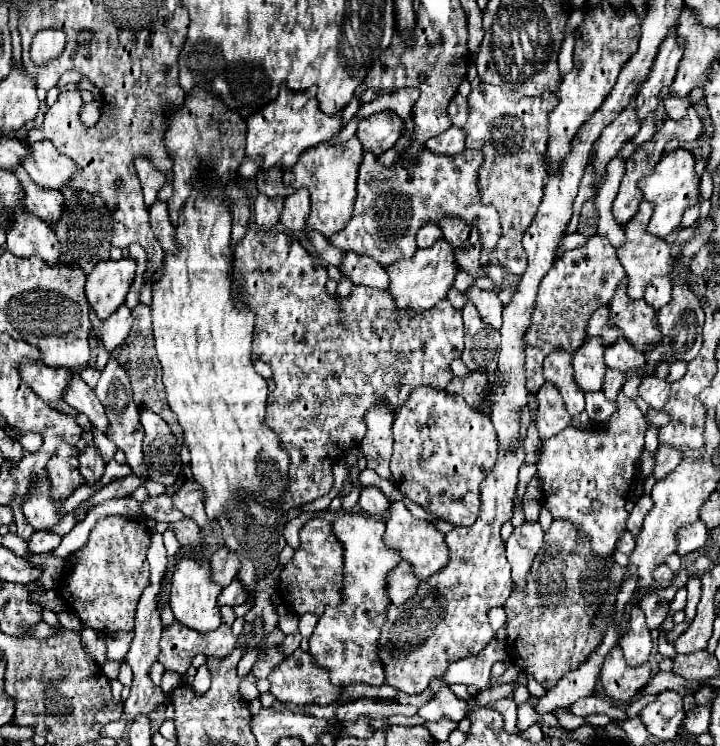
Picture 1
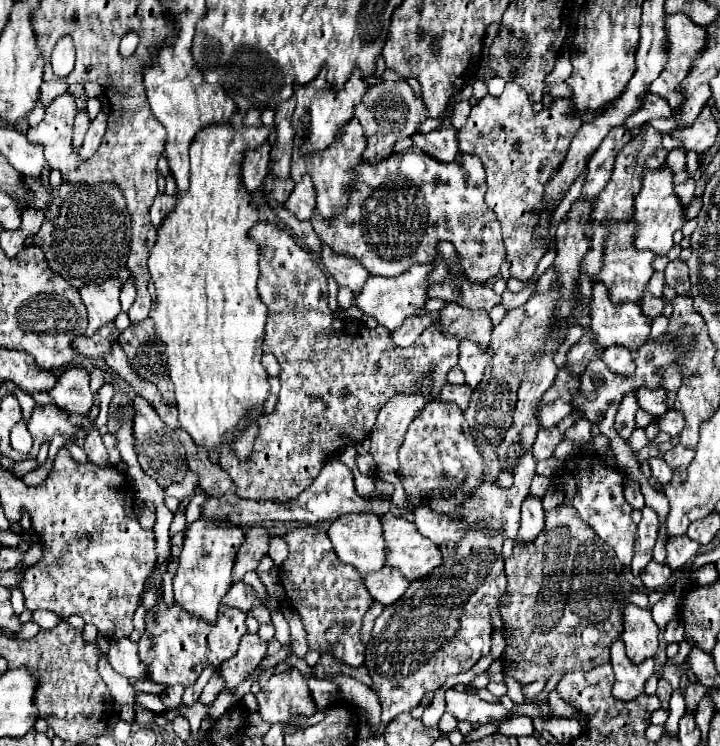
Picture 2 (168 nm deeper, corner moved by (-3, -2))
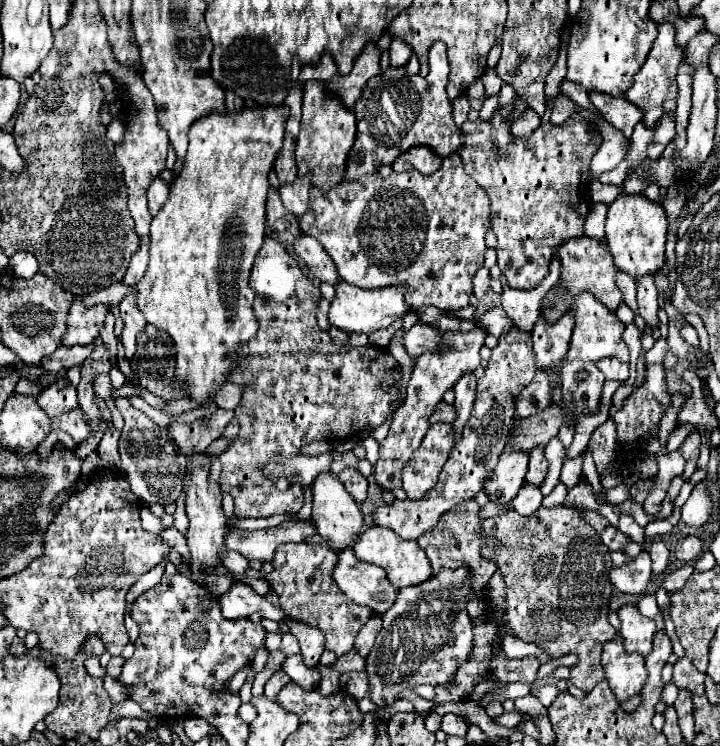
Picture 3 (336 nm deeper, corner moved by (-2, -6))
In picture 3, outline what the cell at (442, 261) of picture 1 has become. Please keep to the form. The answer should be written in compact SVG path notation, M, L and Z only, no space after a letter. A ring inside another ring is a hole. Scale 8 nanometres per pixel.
M340 282L336 288L336 298L330 304L330 312L328 312L328 320L332 326L346 330L346 332L364 332L364 334L372 334L376 330L384 330L388 328L394 320L402 318L404 314L408 314L408 304L404 300L406 294L406 286L386 286L386 288L376 288L376 290L364 290L358 286L352 286L348 282Z

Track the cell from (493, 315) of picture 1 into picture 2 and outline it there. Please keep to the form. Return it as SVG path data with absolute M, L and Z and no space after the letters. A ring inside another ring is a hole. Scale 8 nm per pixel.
M447 304L443 310L439 310L439 318L437 318L437 326L441 328L443 334L457 336L459 340L463 338L477 340L477 344L483 349L487 348L493 332L493 324L487 312L469 310L459 304Z

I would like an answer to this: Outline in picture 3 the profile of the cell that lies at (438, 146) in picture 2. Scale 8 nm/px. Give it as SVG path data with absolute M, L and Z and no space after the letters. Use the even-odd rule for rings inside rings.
M412 146L406 152L402 152L396 160L394 160L394 170L396 172L404 172L408 168L416 168L422 174L432 174L436 170L442 168L442 158L436 156L436 152L428 146Z

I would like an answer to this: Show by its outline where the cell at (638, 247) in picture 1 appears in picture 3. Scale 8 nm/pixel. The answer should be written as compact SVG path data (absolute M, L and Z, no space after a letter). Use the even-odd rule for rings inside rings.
M590 236L570 238L570 240L560 248L558 256L560 256L560 260L562 260L562 274L560 274L560 276L564 276L564 280L568 280L568 288L570 288L570 290L568 290L568 296L564 296L564 300L560 302L560 308L556 308L556 312L562 310L562 308L568 308L570 302L572 302L572 296L578 296L580 292L586 292L586 290L592 292L592 294L594 294L602 304L606 304L606 306L612 308L612 310L616 310L616 308L624 302L622 292L620 292L620 288L616 286L616 274L618 274L620 270L614 266L614 260L612 260L612 254L610 254L606 242L600 242L600 240L590 238Z

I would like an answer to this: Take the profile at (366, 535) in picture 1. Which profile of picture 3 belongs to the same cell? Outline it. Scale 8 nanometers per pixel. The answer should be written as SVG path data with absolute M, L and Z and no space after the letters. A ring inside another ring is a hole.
M334 474L318 476L312 484L312 492L314 492L312 516L316 516L316 530L326 542L330 542L330 546L336 552L340 552L342 548L350 546L360 536L360 532L364 528L362 512L360 512L358 504L352 500L352 496L346 492L346 488L340 484L338 476L334 476Z

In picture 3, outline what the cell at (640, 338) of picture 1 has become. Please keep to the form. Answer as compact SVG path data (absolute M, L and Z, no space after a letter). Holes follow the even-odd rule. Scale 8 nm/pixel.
M584 292L580 296L574 298L572 302L572 310L576 312L576 324L572 330L572 340L570 340L570 350L568 350L568 360L592 360L598 362L602 358L610 358L616 356L618 360L628 360L628 346L622 340L622 332L626 328L626 324L622 324L618 320L618 316L604 308L604 304L600 304L600 300L596 300L590 292Z

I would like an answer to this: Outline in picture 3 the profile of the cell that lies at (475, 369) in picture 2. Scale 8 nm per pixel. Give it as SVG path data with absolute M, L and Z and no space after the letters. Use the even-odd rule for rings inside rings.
M472 372L462 374L462 378L454 384L454 394L456 394L456 402L454 408L458 412L458 418L454 420L454 428L456 428L456 440L460 438L460 432L472 412L474 406L474 396L476 396L476 382L478 378Z

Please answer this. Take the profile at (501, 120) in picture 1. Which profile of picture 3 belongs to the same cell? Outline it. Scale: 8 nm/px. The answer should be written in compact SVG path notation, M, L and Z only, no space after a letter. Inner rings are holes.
M518 96L514 98L514 112L506 118L502 110L494 110L490 120L466 120L462 124L462 138L464 144L460 146L458 154L462 156L464 170L478 180L478 184L486 190L490 198L490 218L492 218L492 232L498 238L496 254L498 254L498 266L502 274L508 278L510 288L536 288L548 274L550 256L556 248L556 244L574 238L584 236L584 220L588 214L588 208L592 204L588 192L590 192L590 160L600 148L602 138L588 134L588 122L580 112L570 114L570 118L558 126L552 122L542 124L536 128L530 136L514 138L512 136L512 122L516 122L524 110L526 102Z

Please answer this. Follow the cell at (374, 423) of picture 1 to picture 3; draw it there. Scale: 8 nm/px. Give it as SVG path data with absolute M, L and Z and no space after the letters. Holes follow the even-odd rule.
M476 328L470 332L446 332L444 336L444 350L438 354L424 354L418 358L412 376L408 380L406 388L406 400L404 404L396 410L392 424L390 424L390 434L386 440L380 444L380 458L374 468L374 478L376 482L386 488L394 490L402 486L400 472L402 466L412 458L412 452L420 446L420 440L424 438L424 432L428 430L428 418L434 412L436 404L442 400L444 392L454 386L454 382L468 370L476 370L480 366L480 348L484 346L484 336L488 334L486 328Z

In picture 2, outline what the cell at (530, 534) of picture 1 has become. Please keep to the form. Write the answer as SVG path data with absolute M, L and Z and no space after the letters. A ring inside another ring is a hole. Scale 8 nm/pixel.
M527 496L521 504L521 528L519 528L519 542L531 542L537 538L537 534L543 530L545 518L543 518L543 506L541 498Z

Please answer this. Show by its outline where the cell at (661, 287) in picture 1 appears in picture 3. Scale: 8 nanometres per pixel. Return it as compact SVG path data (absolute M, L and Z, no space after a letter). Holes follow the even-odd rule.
M642 276L638 280L638 314L650 328L660 328L658 320L658 288L654 276Z

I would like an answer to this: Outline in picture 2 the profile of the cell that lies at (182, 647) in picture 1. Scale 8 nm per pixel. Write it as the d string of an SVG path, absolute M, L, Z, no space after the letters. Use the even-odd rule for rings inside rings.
M161 594L161 604L149 610L145 616L145 632L139 640L139 658L147 666L149 680L165 686L181 684L183 688L195 684L201 668L205 668L207 662L209 666L219 668L225 660L235 656L241 636L247 632L245 618L245 612L221 606L217 624L205 624L205 620L189 616L189 612L185 612L185 608L181 608L179 604L167 606Z

